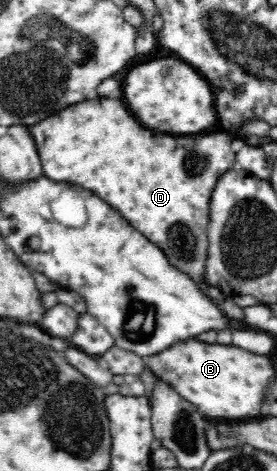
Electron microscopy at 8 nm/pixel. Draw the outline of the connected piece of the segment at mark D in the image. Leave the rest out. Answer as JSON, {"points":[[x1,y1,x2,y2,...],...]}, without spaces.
{"points":[[97,98,81,102,53,114,37,124,29,125,29,133,37,145,44,175,55,182,79,184,93,190,111,208,123,214,123,218,137,228,145,238,156,244,168,258,171,266,188,274,205,288,205,262,209,246,209,200,217,181,234,168,236,152,231,149,234,135,197,134,197,136,159,136,145,130,129,114,127,106,119,100]]}

